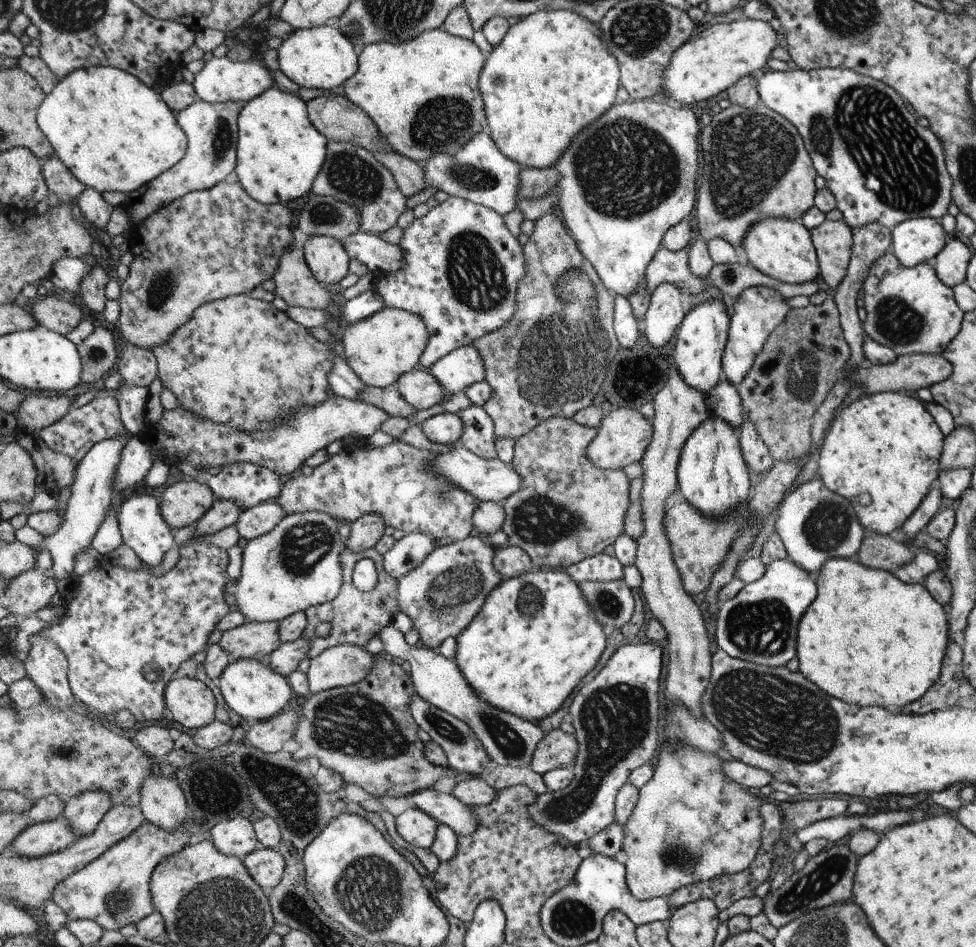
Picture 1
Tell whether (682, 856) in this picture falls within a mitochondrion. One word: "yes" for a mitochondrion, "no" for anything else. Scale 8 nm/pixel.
yes

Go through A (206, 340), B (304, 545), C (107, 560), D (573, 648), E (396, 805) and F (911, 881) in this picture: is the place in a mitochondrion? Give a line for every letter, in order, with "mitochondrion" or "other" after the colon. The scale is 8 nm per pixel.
A: other
B: mitochondrion
C: other
D: other
E: other
F: other

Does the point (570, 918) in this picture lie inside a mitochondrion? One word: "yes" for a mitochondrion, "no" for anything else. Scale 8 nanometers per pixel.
yes

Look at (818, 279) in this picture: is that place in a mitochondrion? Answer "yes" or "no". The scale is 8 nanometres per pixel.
no

